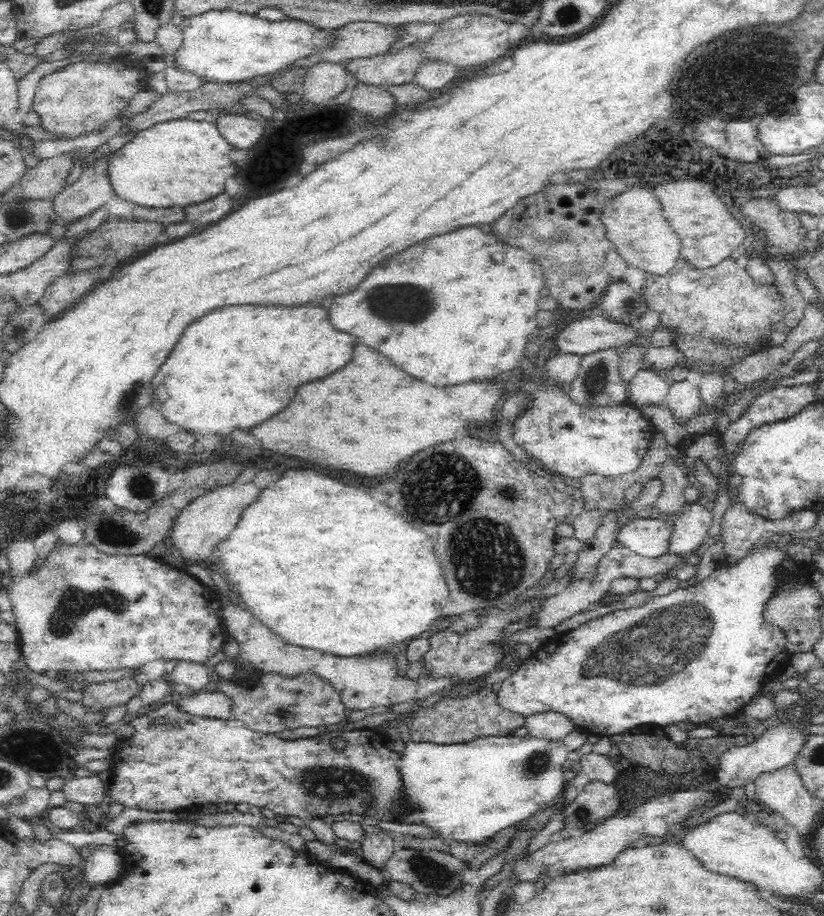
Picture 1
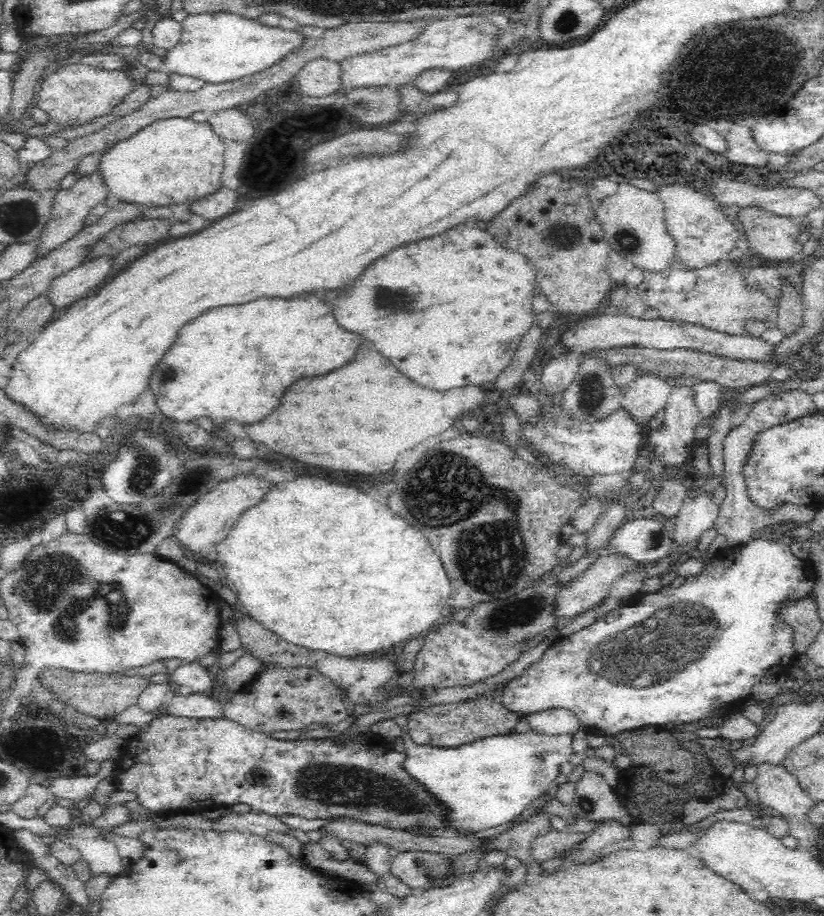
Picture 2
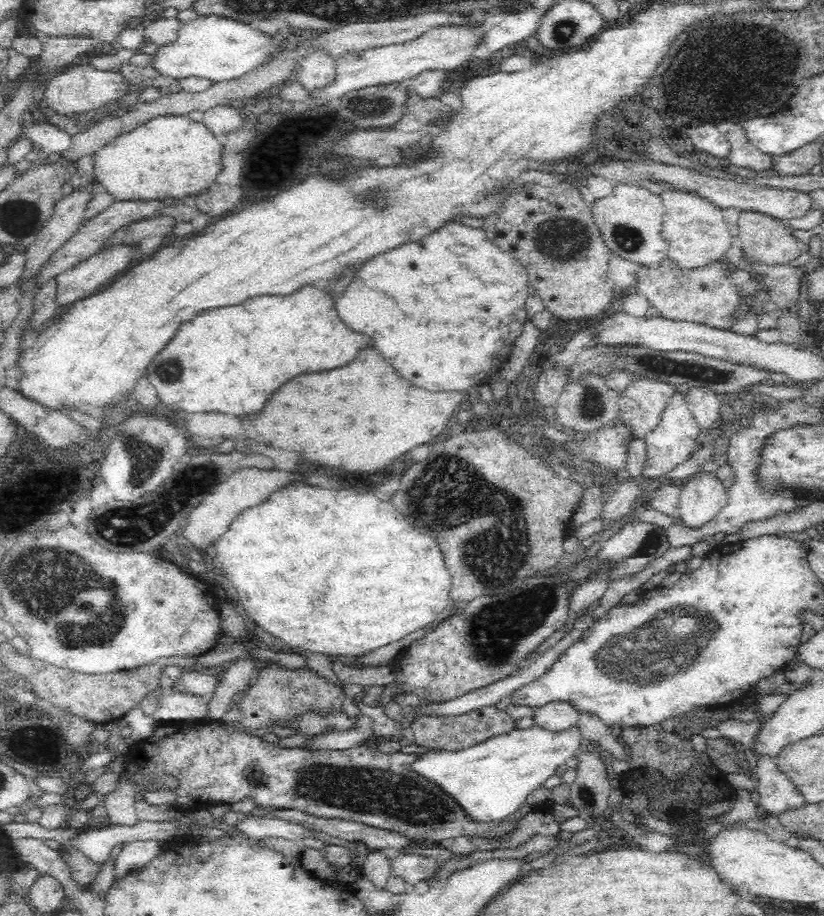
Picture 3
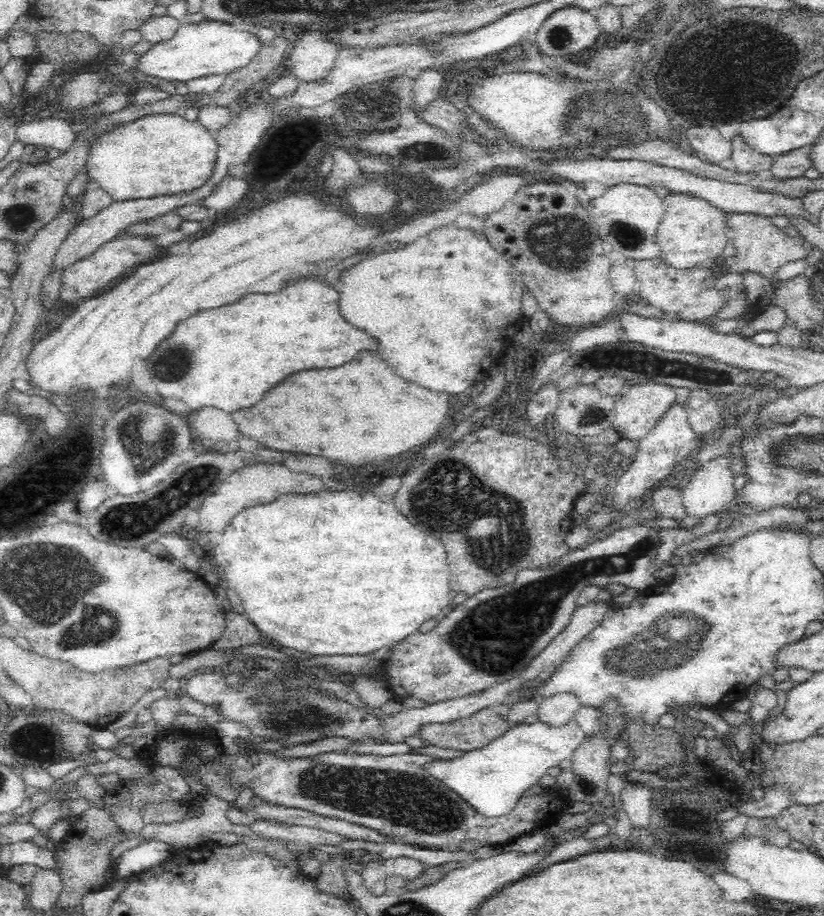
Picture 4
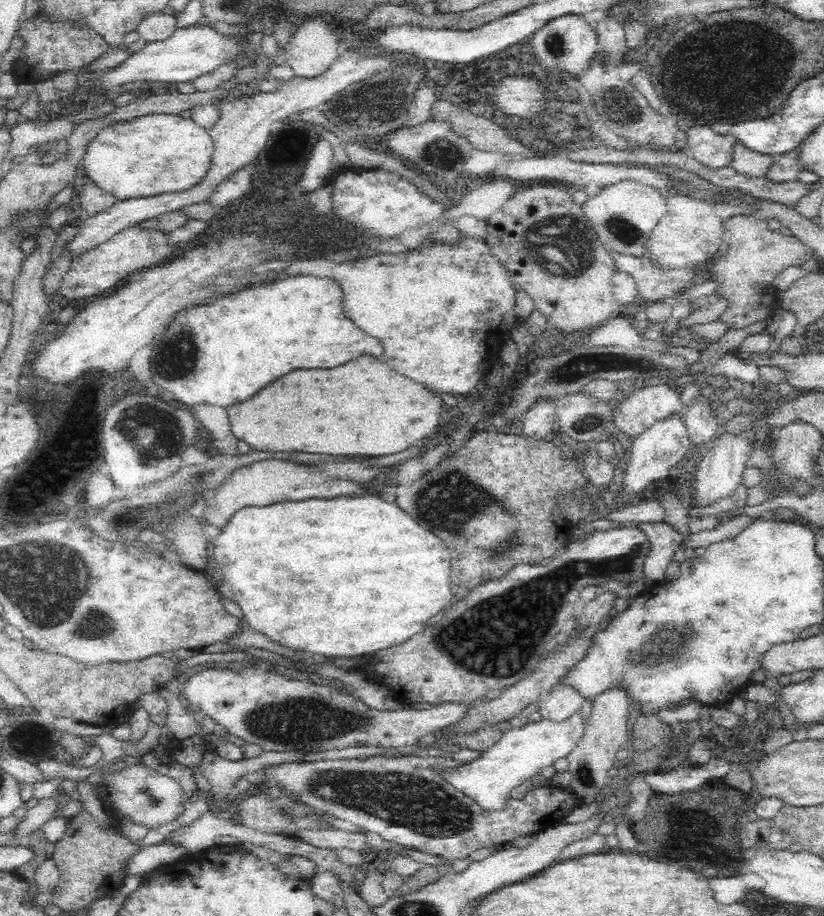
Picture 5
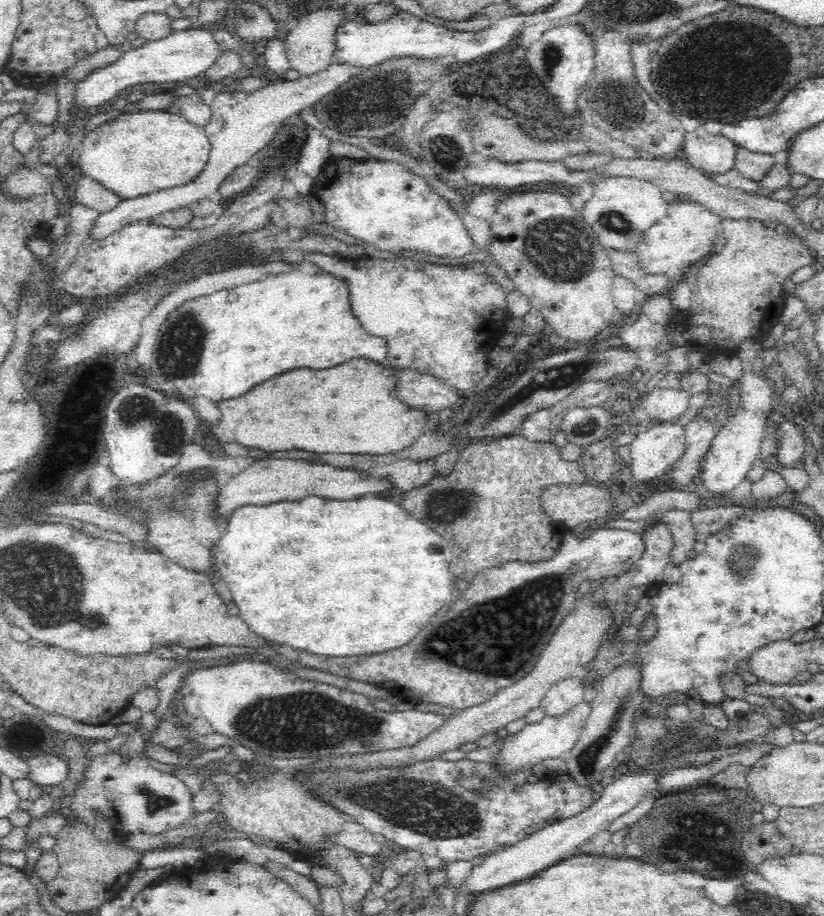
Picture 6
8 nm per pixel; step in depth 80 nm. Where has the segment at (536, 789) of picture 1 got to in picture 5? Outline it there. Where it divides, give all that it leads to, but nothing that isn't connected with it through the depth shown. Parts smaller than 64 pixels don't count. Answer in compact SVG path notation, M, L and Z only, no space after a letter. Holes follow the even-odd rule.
M573 712L566 720L555 721L542 717L538 722L530 721L522 727L514 727L502 735L492 748L482 751L478 760L467 762L466 766L445 772L445 779L460 792L478 801L482 807L498 809L510 792L521 782L540 774L543 767L565 758L584 734L582 712Z

